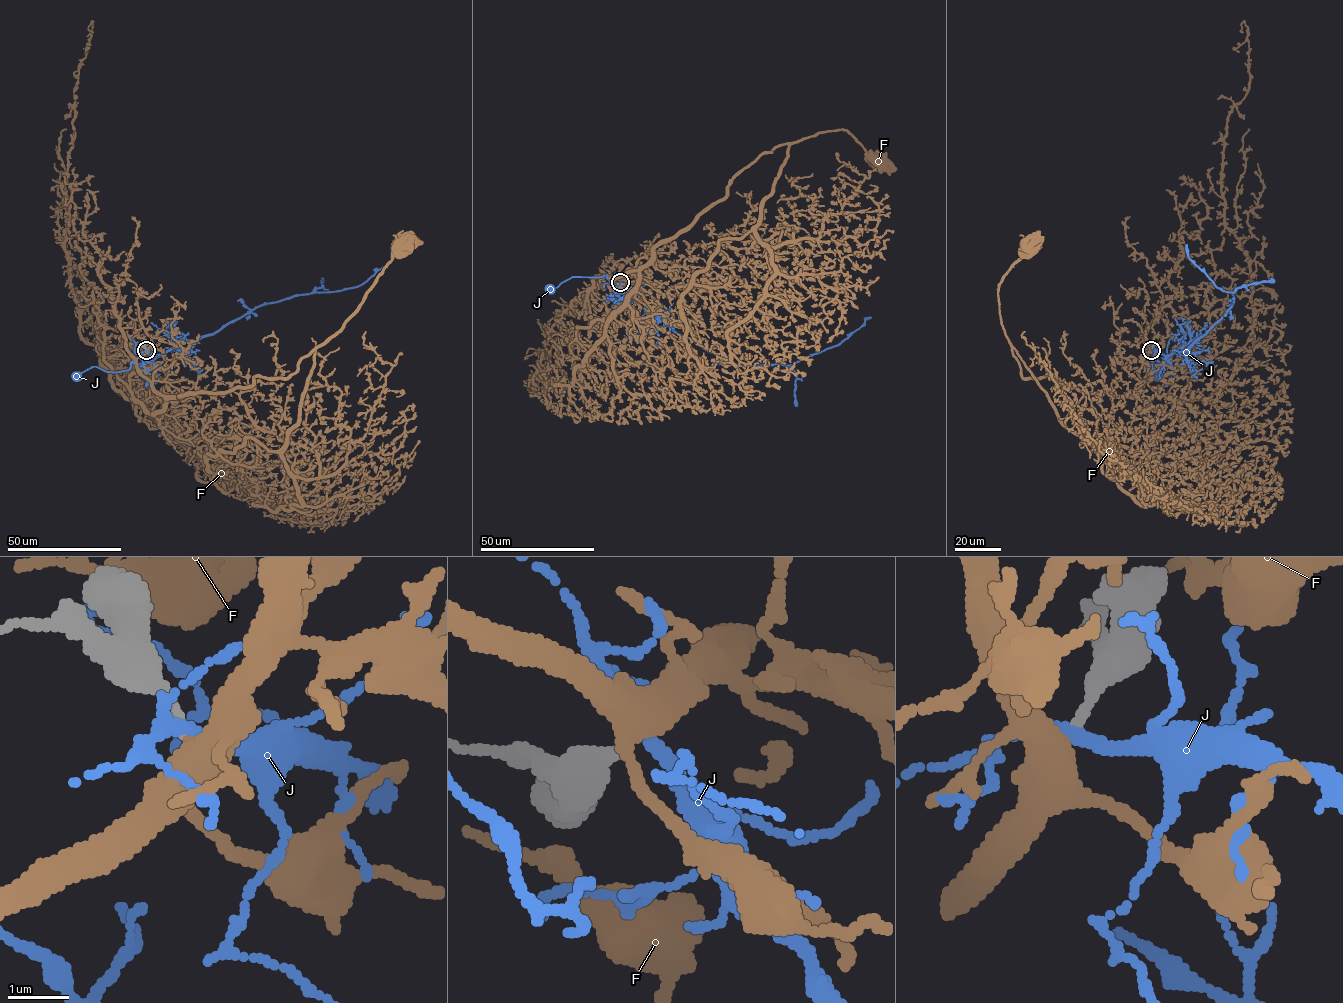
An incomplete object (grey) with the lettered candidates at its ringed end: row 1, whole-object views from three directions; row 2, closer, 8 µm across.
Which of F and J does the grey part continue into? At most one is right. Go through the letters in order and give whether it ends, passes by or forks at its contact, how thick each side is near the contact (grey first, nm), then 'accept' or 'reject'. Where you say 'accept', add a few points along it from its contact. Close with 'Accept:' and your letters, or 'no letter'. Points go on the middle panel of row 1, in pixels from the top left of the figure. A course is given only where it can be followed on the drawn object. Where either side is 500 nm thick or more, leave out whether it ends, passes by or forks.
F: it forks there; 190 nm thick on the grey side, 360 nm on the other; accept; it runs (620, 282), (611, 277), (639, 268), (777, 146), (844, 130), (880, 162)
J: it forks there; 190 nm thick on the grey side, 180 nm on the other; reject
Accept: F

